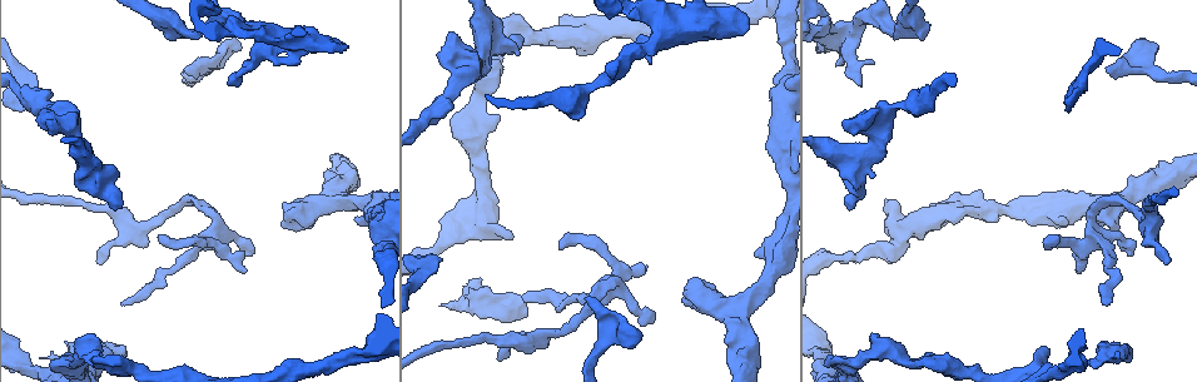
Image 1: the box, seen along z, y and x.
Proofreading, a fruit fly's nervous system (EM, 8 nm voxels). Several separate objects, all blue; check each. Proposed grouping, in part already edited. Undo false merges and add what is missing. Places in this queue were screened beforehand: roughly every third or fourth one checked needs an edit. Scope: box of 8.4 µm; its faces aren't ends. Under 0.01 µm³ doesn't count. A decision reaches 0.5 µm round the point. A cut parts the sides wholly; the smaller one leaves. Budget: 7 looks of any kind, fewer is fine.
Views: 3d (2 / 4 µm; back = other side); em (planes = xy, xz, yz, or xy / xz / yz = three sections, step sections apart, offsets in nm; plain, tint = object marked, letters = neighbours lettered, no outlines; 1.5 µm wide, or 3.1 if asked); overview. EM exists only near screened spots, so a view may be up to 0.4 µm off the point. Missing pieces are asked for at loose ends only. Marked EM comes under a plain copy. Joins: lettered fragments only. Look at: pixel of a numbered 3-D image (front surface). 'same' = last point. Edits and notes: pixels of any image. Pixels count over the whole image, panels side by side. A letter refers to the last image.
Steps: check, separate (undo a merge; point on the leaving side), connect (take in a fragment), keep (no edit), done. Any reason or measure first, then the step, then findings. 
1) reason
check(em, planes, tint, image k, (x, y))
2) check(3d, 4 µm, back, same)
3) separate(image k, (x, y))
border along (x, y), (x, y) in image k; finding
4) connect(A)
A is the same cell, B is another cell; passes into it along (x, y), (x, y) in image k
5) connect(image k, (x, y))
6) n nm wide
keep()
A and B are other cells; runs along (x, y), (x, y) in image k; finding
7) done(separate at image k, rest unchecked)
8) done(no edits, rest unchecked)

free end
check(em, planes, letters, image 1, (846, 204))

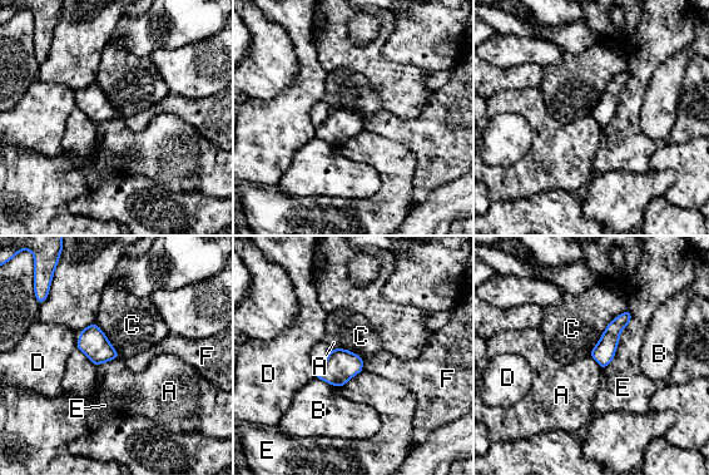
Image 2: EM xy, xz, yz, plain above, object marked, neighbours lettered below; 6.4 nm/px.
E touches over 420 nm
keep()
A, B, C, D, E and F are other cells; none of them fits

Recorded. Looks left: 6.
check(3d, 4 µm, image 1, (109, 351))

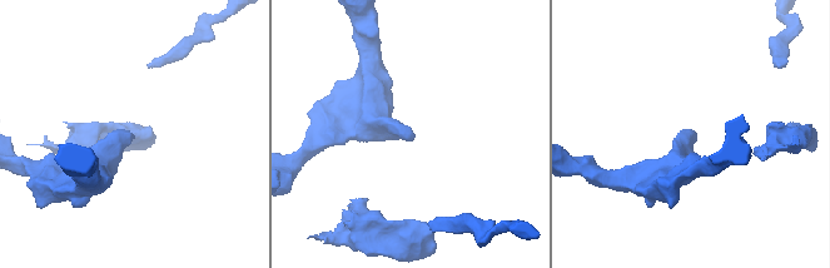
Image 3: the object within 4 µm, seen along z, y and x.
check(em, planes, letters, image 3, (130, 134))

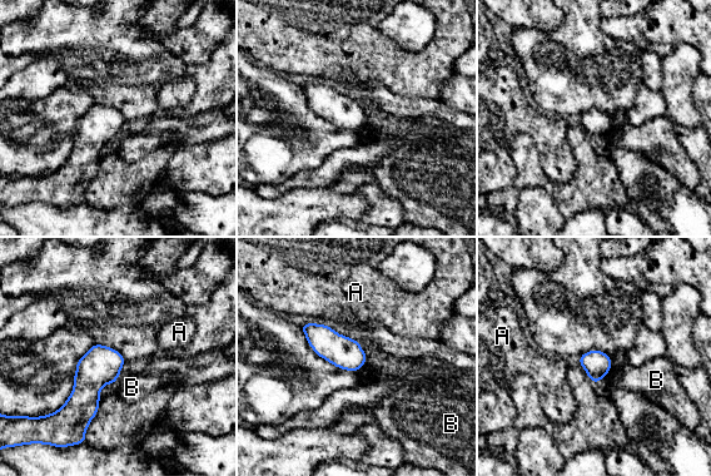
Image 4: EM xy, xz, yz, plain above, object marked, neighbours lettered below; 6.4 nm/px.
B touches over 140 nm
keep()
A and B are other cells; border along (611, 370), (595, 382) in image 4; no lettered fragment goes on from it

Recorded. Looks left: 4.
an open end
check(3d, 2 µm, image 1, (252, 256))

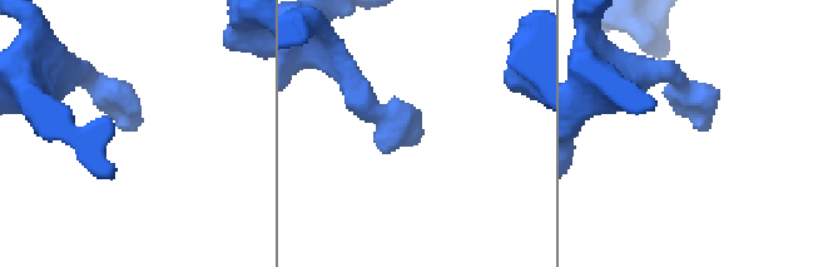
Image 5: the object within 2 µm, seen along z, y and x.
need the tissue
check(em, xz, step 4, letters, image 5, (413, 142))

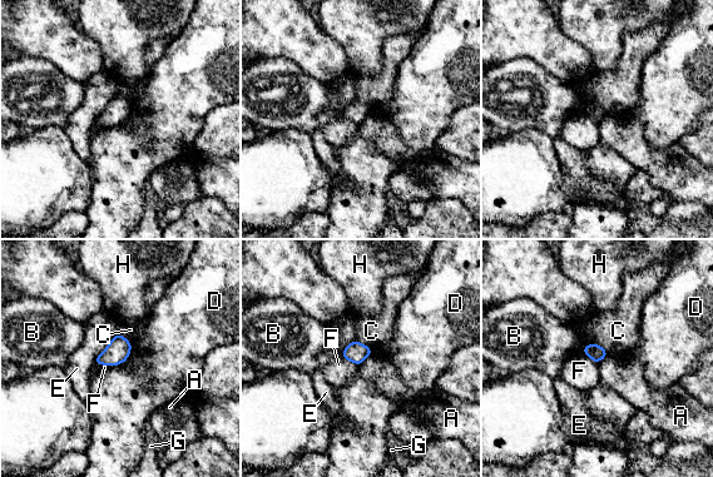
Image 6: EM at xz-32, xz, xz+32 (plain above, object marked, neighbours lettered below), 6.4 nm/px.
keep()
A, B, C, D, E, F, G and H are other cells; border along (132, 343), (129, 356), (109, 367) in image 6; no lettered fragment goes on from it

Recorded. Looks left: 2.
done(no edits, rest unchecked)

